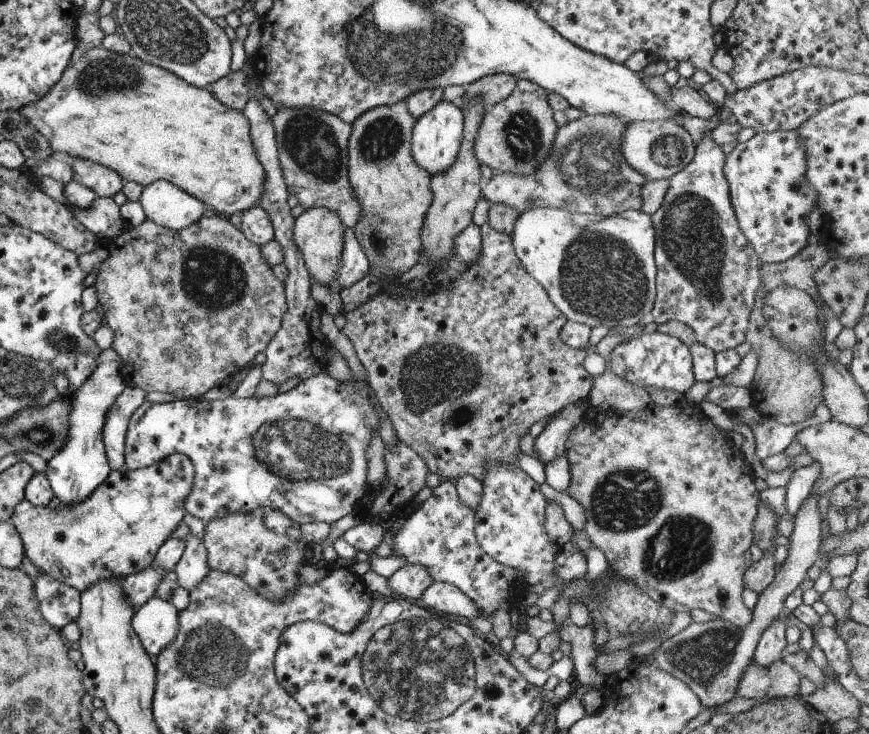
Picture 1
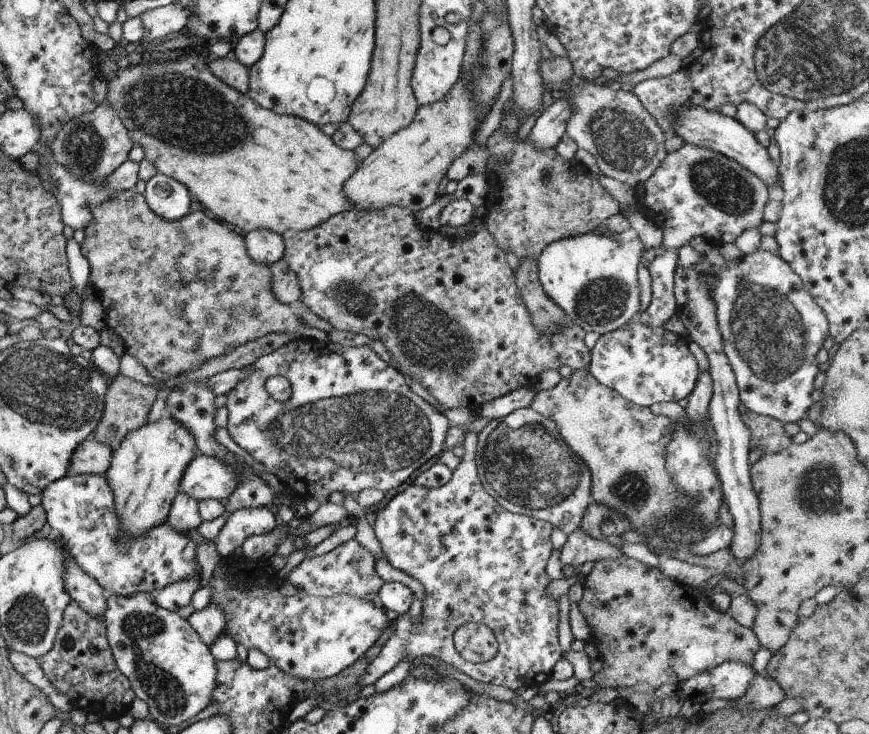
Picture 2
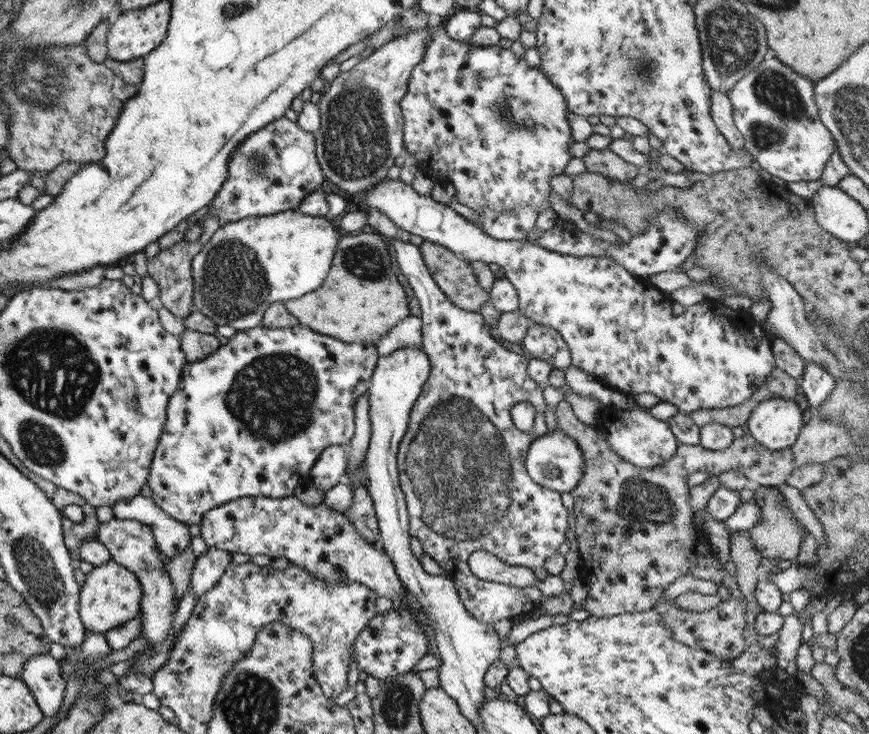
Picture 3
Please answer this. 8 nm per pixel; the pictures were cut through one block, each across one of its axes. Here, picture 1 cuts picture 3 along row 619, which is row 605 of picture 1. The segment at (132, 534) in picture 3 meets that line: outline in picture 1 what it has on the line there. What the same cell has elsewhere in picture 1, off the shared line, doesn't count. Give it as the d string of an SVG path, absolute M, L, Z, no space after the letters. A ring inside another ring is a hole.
M156 597L147 599L132 613L131 628L143 647L150 655L159 654L175 638L178 626L178 610L169 602Z

